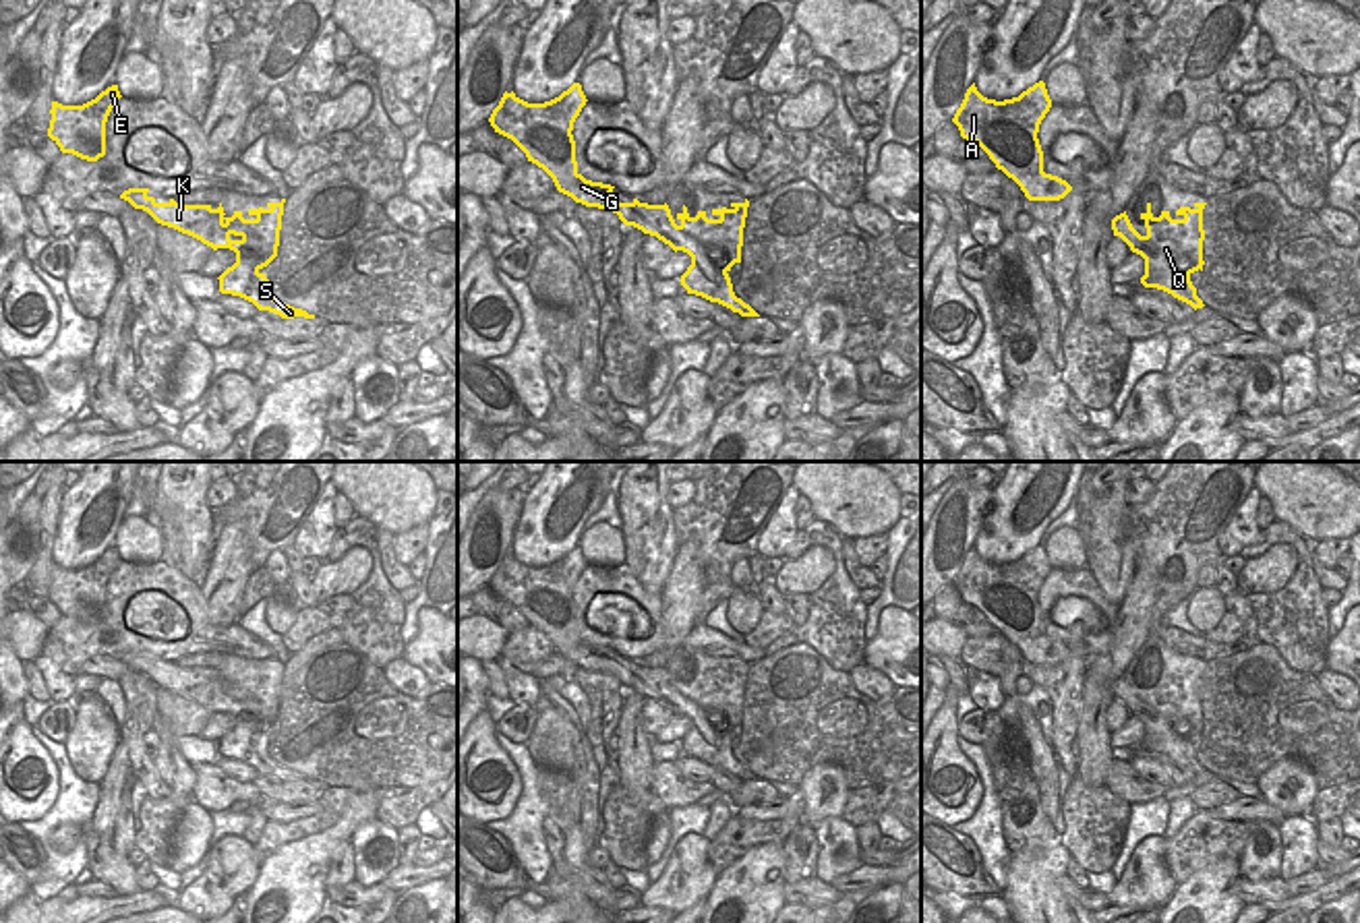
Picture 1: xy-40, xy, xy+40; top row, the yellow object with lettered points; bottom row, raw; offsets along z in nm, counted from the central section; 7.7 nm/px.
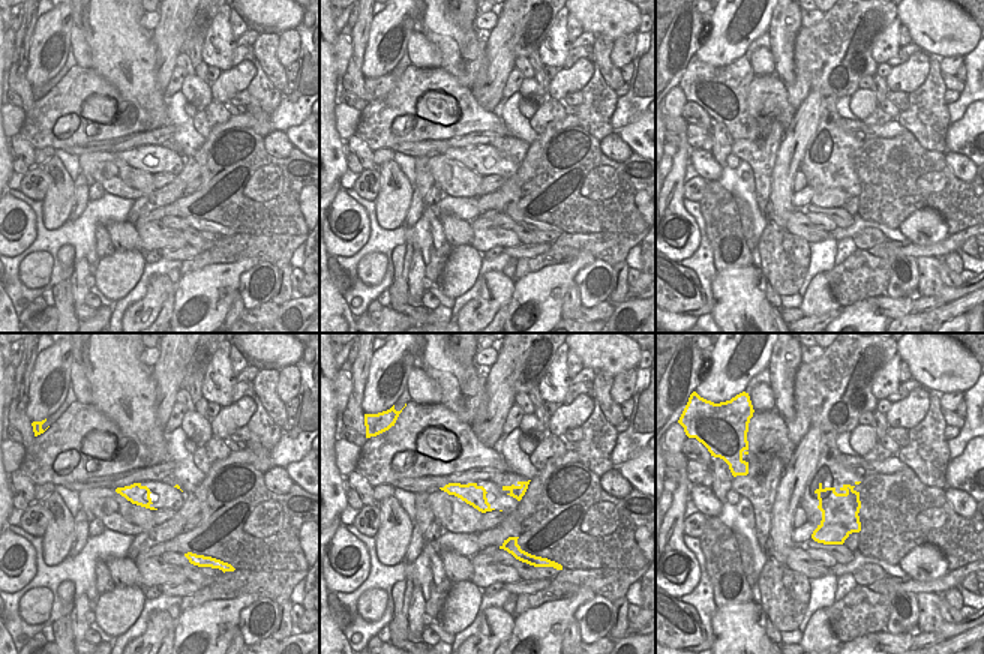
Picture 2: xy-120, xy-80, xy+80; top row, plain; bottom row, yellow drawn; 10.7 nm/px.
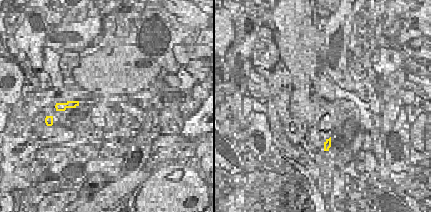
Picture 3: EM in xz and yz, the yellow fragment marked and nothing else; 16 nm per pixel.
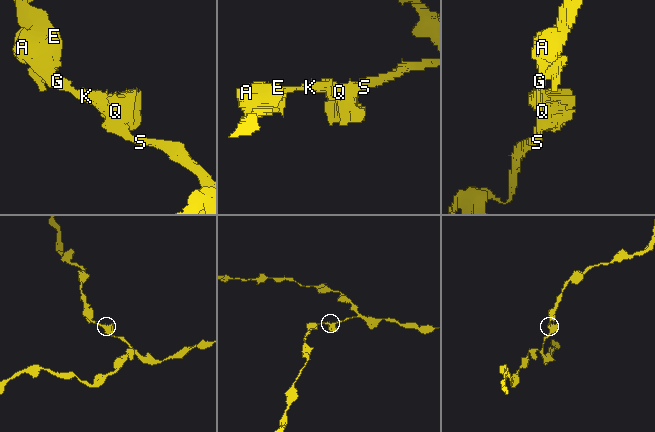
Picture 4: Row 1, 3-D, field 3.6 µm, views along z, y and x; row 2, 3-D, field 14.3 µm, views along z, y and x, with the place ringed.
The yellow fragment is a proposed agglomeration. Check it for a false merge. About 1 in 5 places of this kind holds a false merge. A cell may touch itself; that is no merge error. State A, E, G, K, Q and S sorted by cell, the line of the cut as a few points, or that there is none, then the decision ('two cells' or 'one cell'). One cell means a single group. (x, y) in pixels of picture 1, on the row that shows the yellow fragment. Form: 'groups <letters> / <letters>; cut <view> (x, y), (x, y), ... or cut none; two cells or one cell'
groups A E G K Q S; cut none; one cell

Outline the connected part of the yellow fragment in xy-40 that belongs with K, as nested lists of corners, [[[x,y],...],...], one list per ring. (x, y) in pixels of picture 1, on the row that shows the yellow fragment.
[[[128,188],[120,199],[128,201],[135,209],[147,211],[157,224],[188,234],[213,250],[230,248],[236,252],[236,263],[217,277],[221,294],[240,296],[259,310],[275,312],[282,319],[315,319],[315,315],[302,308],[273,298],[267,288],[269,279],[261,271],[277,257],[286,199],[267,203],[265,209],[248,209],[250,217],[244,219],[242,211],[234,211],[228,217],[221,203],[217,209],[211,205],[184,205],[174,199],[157,203],[147,192],[149,188]]]

